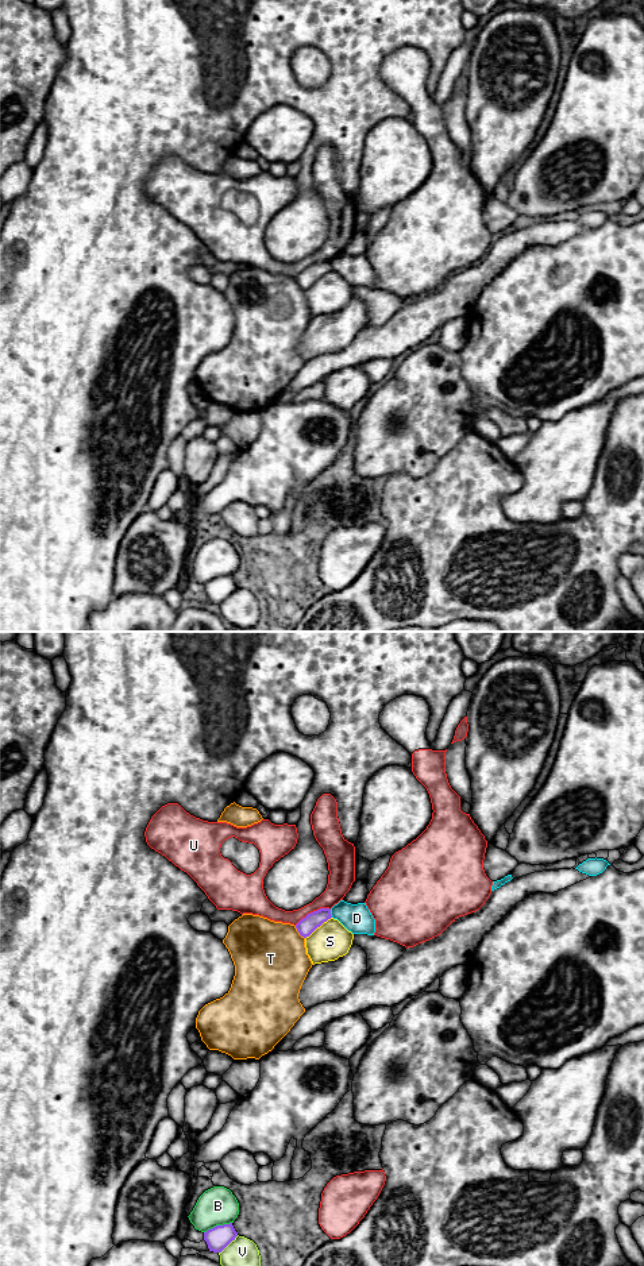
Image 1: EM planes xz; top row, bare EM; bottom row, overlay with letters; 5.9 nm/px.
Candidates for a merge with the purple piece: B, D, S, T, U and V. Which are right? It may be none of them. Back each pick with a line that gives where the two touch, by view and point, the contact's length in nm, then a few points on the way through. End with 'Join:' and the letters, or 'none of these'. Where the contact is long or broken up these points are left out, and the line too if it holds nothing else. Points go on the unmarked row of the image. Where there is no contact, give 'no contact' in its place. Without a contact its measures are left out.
Join: none of these

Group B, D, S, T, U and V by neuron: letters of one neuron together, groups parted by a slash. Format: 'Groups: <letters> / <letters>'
Groups: B / D / S / T / U / V

